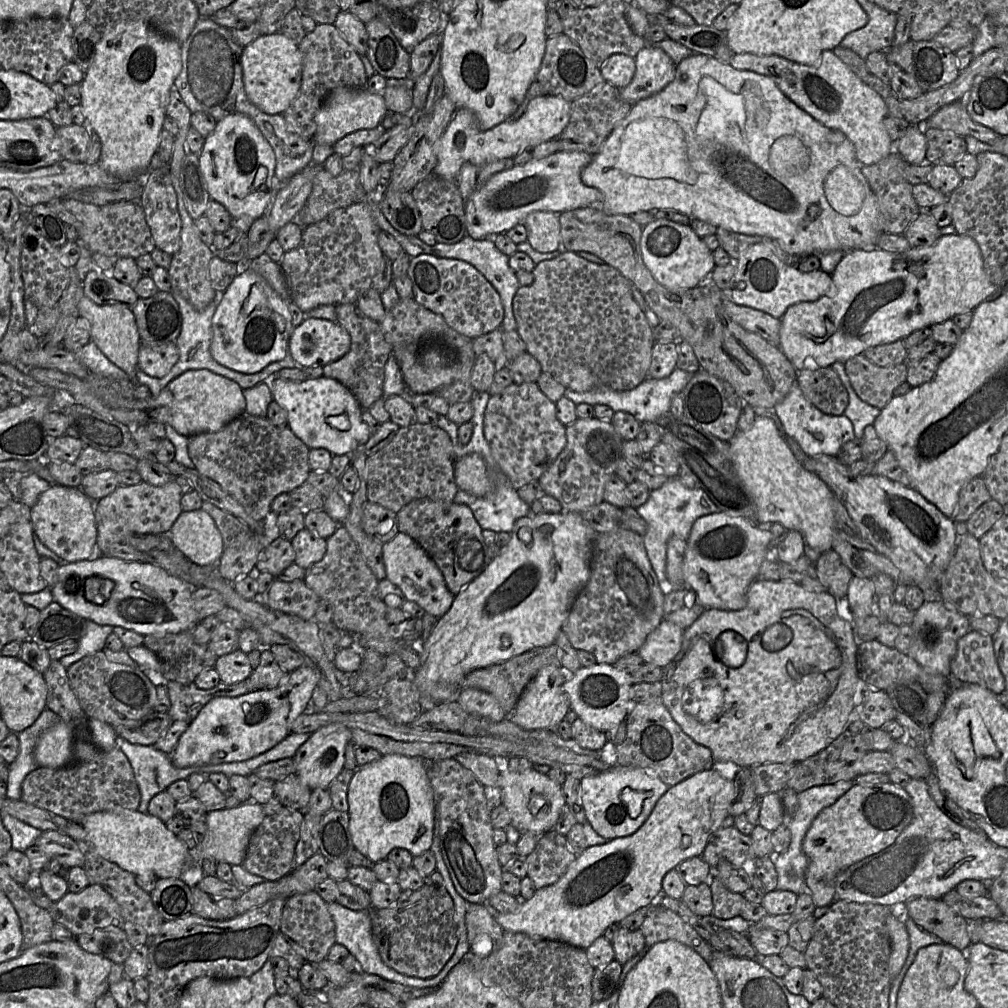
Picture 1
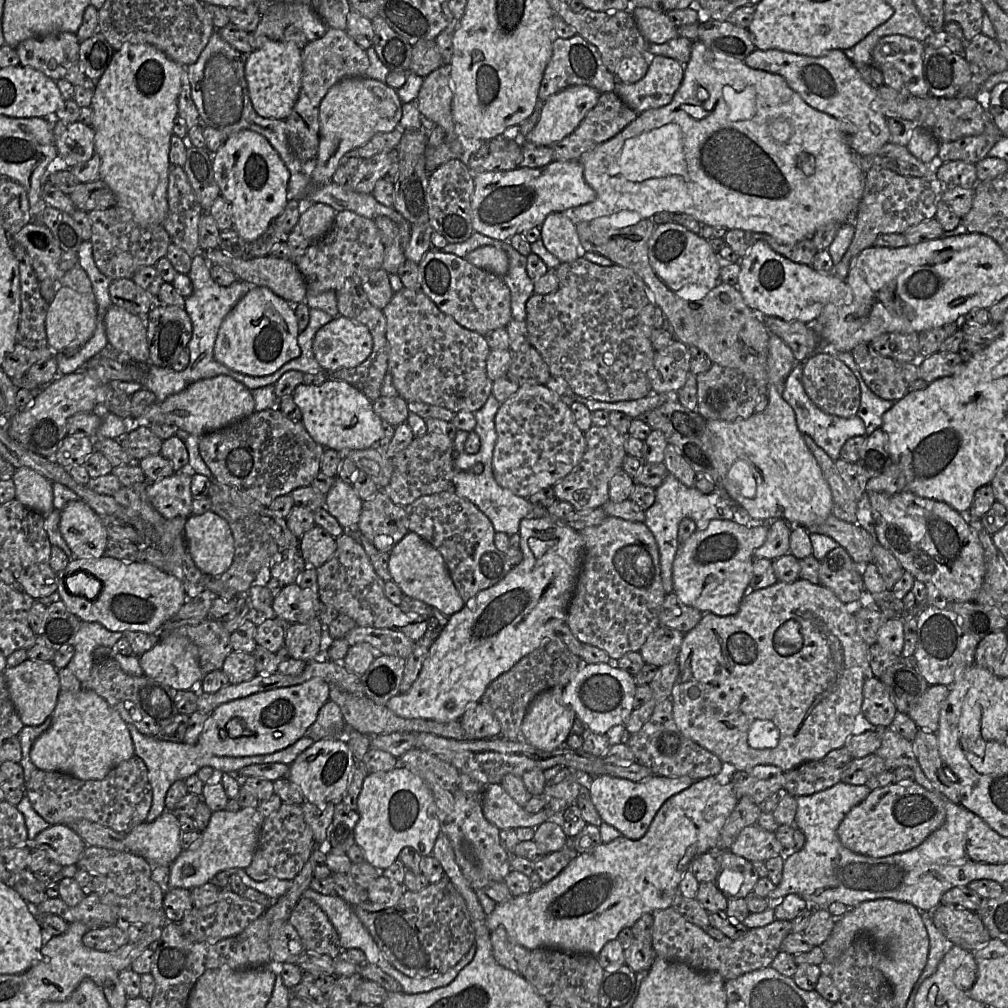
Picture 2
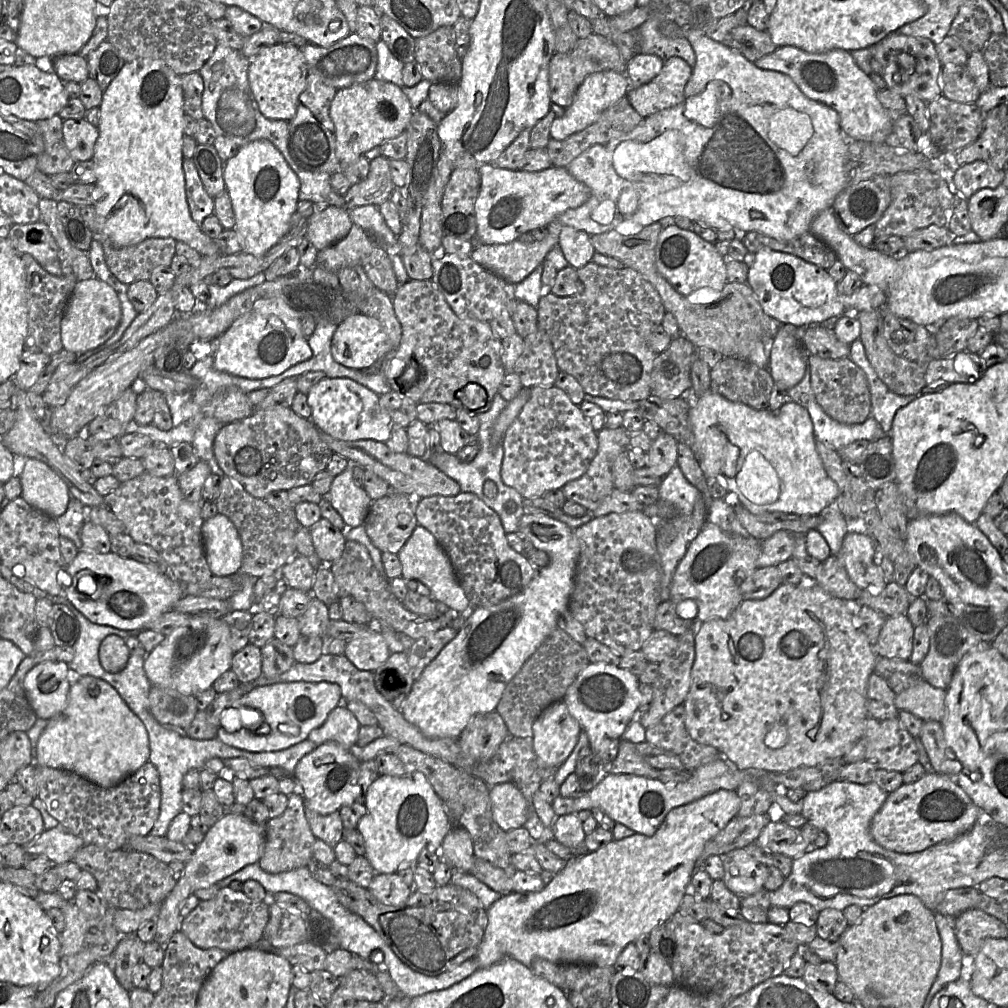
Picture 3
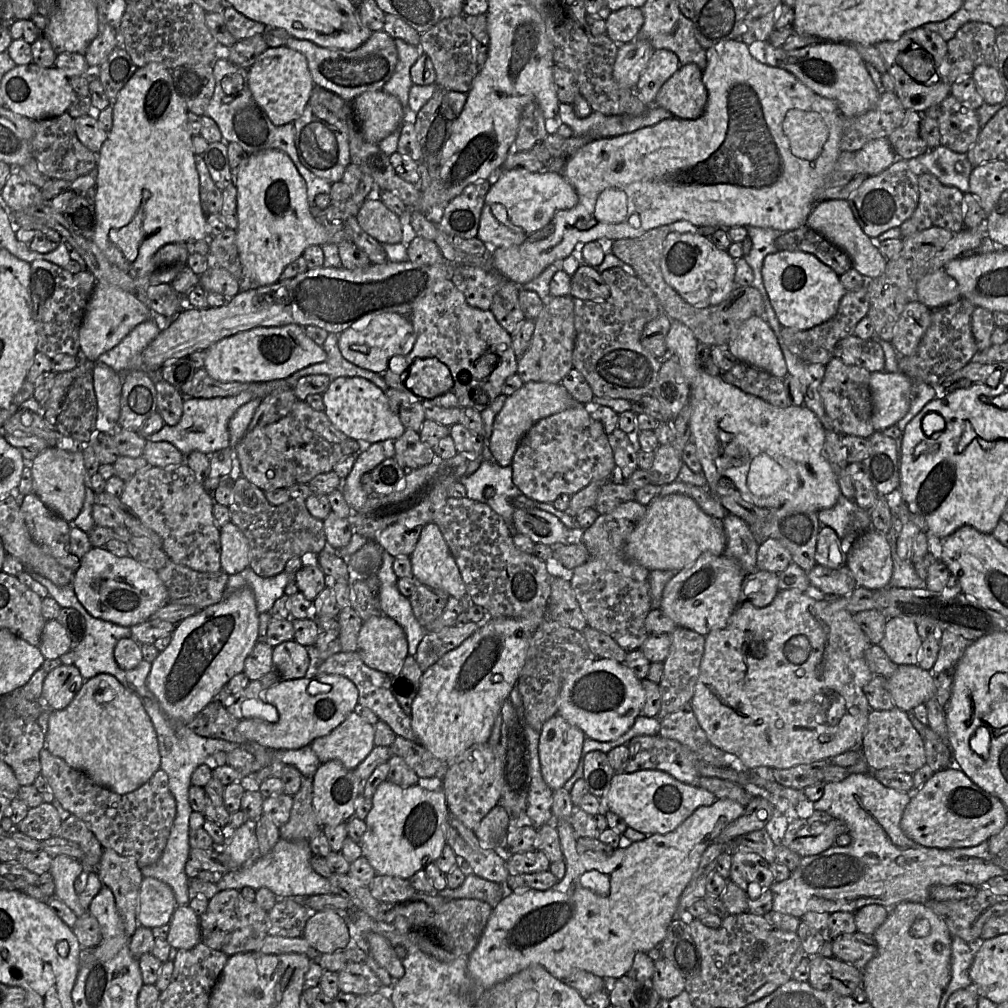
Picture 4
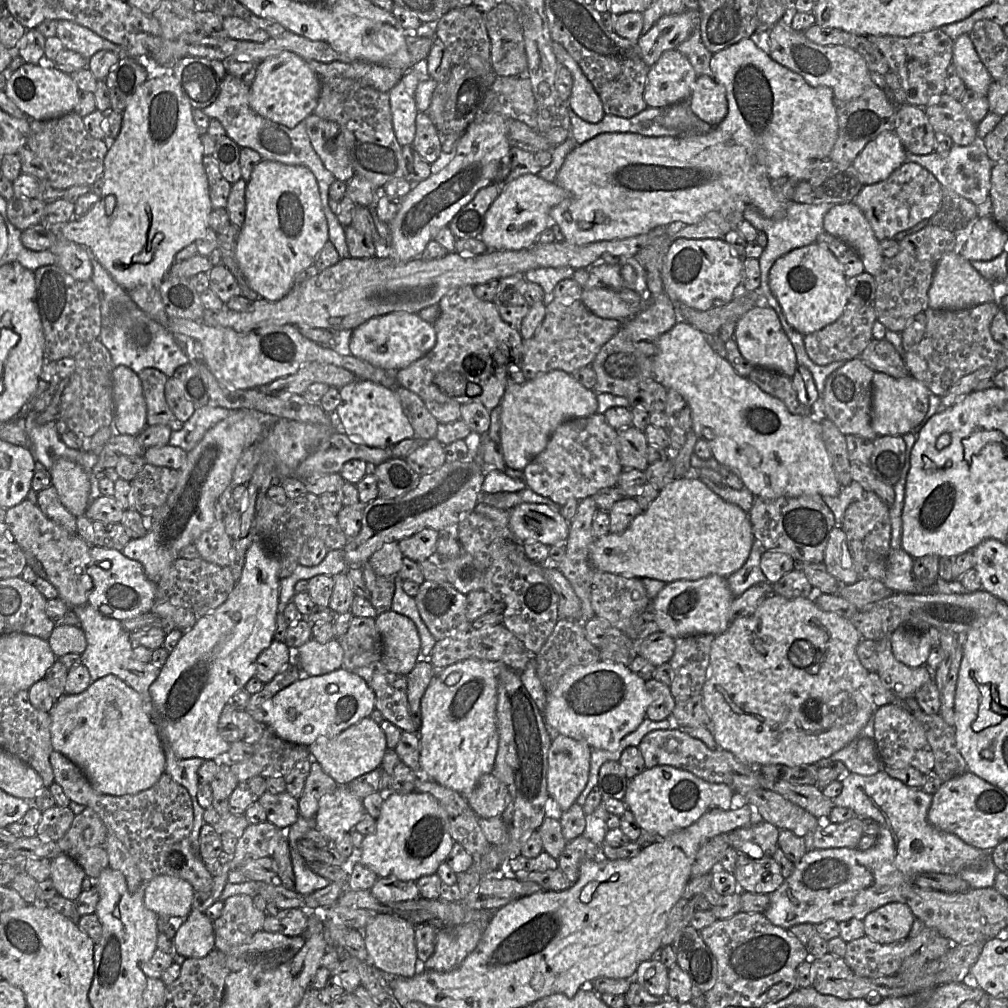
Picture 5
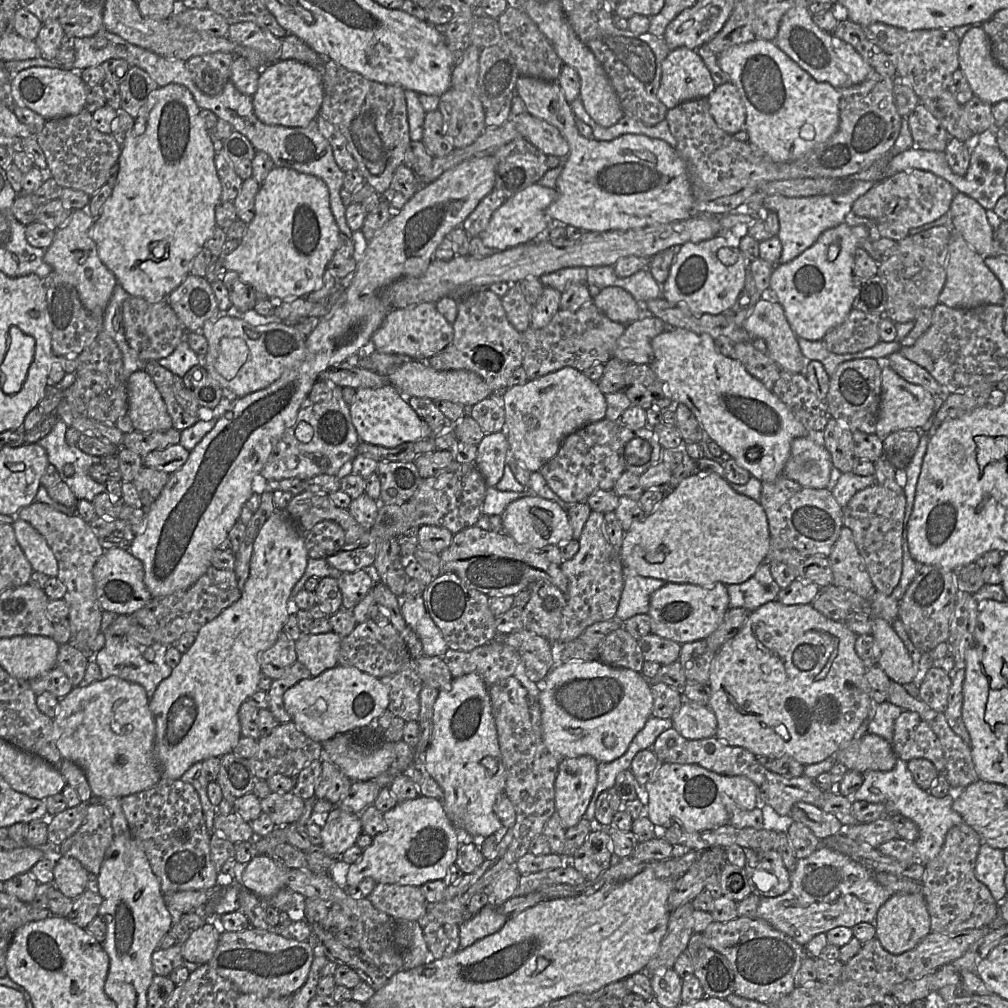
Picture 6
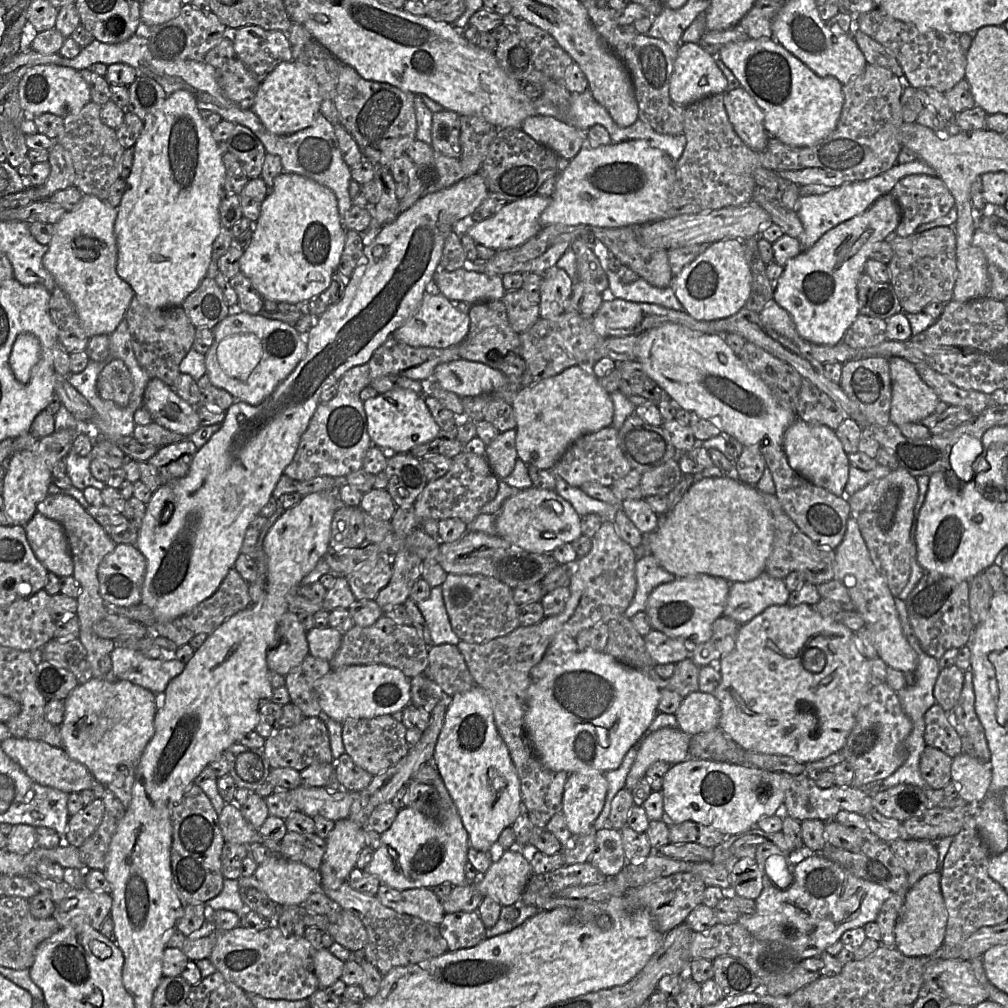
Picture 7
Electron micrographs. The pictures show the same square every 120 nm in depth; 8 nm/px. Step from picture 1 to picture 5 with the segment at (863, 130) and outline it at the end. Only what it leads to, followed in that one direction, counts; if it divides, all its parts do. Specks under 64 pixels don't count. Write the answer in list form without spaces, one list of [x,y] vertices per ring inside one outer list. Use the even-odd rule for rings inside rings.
[[[788,11],[783,18],[769,31],[769,56],[778,64],[803,77],[812,87],[828,87],[833,91],[837,102],[846,102],[861,96],[872,86],[870,71],[865,60],[848,47],[822,46],[809,41],[803,32],[791,27],[793,15],[797,11]]]

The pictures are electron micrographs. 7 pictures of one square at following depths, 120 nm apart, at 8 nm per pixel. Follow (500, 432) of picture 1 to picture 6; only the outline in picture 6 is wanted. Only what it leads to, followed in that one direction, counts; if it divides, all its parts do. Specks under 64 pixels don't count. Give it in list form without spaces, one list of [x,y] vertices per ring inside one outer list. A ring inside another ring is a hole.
[[[607,418],[591,423],[568,435],[557,454],[539,473],[549,488],[564,502],[586,502],[598,490],[613,490],[616,481],[625,471],[619,455],[620,422]]]

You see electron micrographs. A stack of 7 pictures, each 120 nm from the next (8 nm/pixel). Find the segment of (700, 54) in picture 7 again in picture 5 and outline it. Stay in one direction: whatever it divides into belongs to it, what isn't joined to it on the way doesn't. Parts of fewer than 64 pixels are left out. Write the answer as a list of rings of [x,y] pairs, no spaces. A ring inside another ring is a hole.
[[[677,50],[665,51],[647,76],[644,100],[650,108],[663,108],[689,99],[698,74]]]

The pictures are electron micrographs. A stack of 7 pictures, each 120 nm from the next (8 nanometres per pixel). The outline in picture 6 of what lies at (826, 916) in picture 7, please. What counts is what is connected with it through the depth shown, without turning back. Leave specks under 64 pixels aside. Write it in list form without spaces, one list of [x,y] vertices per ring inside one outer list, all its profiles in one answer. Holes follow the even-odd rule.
[[[824,843],[808,857],[797,860],[790,881],[791,885],[785,893],[779,896],[761,897],[755,917],[768,922],[804,947],[814,936],[820,933],[826,934],[835,927],[852,928],[860,922],[874,922],[880,907],[892,896],[889,890],[876,881],[867,867]]]

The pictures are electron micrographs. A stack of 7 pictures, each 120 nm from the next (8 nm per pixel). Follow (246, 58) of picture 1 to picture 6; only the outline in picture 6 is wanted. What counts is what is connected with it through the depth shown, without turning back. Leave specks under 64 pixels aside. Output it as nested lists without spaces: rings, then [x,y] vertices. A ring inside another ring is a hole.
[[[287,59],[272,63],[259,74],[258,87],[252,96],[256,117],[264,124],[284,127],[305,127],[319,114],[323,101],[321,73],[297,60]]]

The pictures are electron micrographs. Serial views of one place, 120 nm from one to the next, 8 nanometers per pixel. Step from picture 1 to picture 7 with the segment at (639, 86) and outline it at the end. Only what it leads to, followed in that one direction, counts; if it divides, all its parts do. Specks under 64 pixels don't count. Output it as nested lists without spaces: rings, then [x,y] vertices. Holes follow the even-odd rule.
[[[740,87],[725,93],[724,105],[740,139],[753,151],[764,151],[770,136],[764,127],[764,113],[755,99]]]

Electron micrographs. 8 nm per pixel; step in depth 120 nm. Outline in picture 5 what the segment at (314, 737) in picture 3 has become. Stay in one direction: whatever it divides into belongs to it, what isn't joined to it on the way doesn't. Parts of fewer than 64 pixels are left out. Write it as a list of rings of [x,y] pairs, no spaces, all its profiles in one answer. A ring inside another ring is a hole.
[[[370,717],[361,719],[335,737],[317,740],[308,748],[311,759],[318,762],[324,772],[339,785],[348,785],[359,776],[378,769],[388,749],[380,724]]]

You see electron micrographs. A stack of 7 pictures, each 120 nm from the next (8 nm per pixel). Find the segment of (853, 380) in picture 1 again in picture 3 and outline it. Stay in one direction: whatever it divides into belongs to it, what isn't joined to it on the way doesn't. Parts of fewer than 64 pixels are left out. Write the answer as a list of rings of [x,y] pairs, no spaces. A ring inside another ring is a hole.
[[[883,290],[881,292],[885,297],[884,305],[876,309],[858,313],[857,317],[861,323],[859,340],[863,343],[866,356],[877,376],[891,392],[901,396],[920,394],[921,390],[927,385],[924,379],[925,367],[920,366],[916,361],[910,361],[896,355],[889,348],[883,335],[883,321],[886,315],[887,296]]]

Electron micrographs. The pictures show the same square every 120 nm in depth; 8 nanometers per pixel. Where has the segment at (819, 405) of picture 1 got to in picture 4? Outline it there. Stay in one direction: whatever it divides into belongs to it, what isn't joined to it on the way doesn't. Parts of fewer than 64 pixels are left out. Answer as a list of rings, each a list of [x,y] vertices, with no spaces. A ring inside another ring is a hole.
[[[835,357],[825,365],[819,392],[824,410],[839,434],[868,439],[875,432],[872,424],[870,377],[871,372],[865,368],[845,364]]]

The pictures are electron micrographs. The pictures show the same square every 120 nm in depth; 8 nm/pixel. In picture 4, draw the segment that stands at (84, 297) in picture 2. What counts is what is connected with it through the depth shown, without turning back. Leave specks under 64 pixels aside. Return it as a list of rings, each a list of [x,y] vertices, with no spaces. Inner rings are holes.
[[[97,281],[88,301],[79,330],[81,357],[96,361],[101,354],[116,346],[141,322],[153,319],[162,331],[173,318],[153,314],[148,305],[142,302],[134,293],[124,291],[120,287],[106,282]]]

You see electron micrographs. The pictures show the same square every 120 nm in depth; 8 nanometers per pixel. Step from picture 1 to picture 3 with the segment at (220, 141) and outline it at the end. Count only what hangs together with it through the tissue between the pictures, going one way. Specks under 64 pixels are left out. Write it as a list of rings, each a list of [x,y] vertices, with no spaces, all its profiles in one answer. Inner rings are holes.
[[[259,139],[242,145],[238,153],[224,162],[225,191],[229,194],[235,216],[234,230],[241,252],[264,255],[290,229],[300,188],[297,175],[280,151],[269,141]]]

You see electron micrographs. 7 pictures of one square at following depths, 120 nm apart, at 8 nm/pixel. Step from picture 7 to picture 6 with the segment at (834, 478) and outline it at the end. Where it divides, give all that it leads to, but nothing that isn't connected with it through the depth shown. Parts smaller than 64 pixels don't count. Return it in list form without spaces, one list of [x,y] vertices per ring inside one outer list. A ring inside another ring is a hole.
[[[809,432],[808,436],[792,441],[783,474],[809,488],[830,489],[834,469],[831,455],[823,445],[822,432]]]

